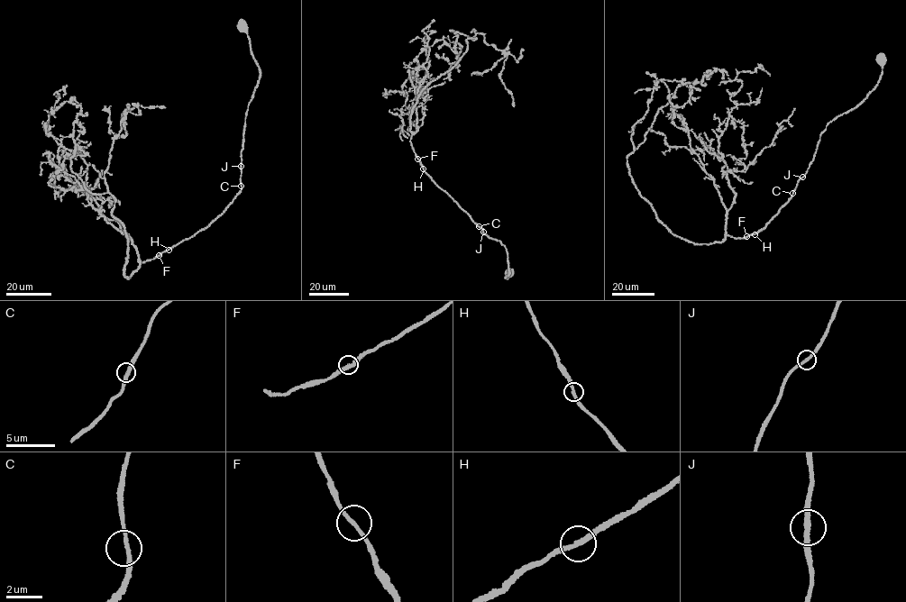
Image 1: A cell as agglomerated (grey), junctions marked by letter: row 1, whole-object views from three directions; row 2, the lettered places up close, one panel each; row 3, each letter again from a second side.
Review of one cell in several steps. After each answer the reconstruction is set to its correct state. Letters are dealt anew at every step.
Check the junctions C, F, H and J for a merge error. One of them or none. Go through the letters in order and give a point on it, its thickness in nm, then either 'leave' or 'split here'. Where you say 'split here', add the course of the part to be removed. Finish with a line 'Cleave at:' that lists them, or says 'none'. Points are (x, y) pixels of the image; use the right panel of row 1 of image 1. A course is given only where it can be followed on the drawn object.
C: (792, 193) | 200 nm | leave
F: (746, 236) | 220 nm | leave
H: (754, 234) | 220 nm | leave
J: (802, 177) | 240 nm | leave
Cleave at: none

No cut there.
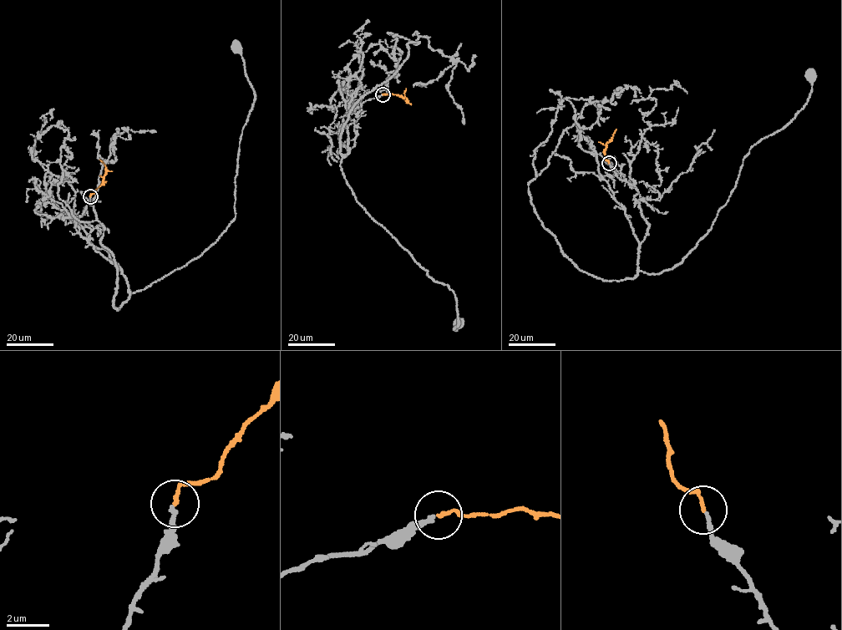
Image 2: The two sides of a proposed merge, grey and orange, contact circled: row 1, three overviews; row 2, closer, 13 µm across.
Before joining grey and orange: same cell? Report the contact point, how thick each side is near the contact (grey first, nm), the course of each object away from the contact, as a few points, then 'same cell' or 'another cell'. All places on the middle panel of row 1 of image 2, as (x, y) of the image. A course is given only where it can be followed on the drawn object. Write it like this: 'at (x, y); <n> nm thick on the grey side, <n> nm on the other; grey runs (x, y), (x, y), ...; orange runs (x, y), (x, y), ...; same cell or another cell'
at (382, 94); 180 nm thick on the grey side, 150 nm on the other; grey runs (382, 94), (343, 117), (339, 136), (349, 149), (340, 166), (366, 212), (454, 293), (454, 329), (458, 323); orange runs (382, 94), (397, 94), (406, 98), (408, 102), (404, 101); same cell

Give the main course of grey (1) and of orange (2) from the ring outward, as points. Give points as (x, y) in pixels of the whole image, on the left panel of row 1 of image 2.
1: (89, 196), (79, 224), (118, 264), (132, 292), (216, 240), (235, 216), (240, 139), (255, 97), (235, 47)
2: (90, 196), (103, 182), (106, 173), (105, 166), (100, 160)

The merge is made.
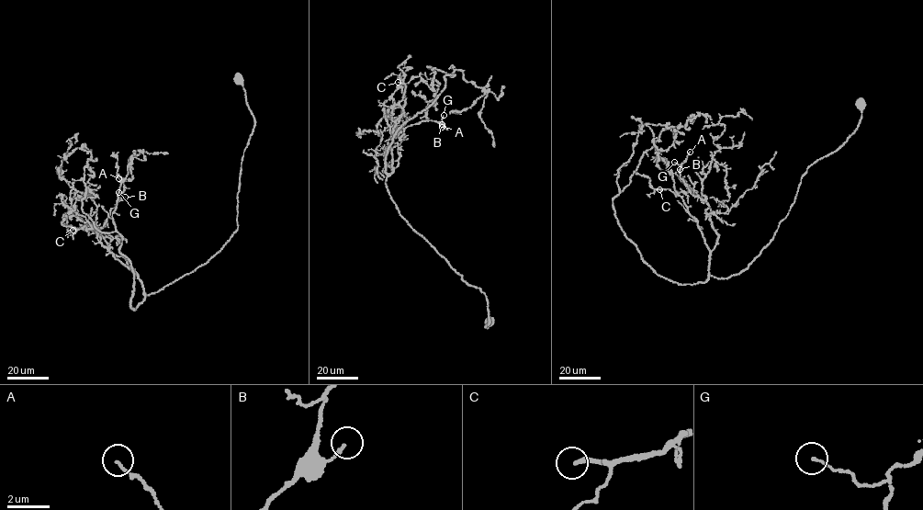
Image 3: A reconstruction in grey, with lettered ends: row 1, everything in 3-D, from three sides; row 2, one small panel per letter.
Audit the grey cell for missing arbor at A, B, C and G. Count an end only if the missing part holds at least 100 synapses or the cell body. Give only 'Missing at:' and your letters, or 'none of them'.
Missing at: C

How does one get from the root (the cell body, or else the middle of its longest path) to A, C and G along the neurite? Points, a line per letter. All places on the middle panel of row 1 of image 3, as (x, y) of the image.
A: (489, 322), (484, 292), (400, 215), (386, 183), (390, 138), (422, 120), (442, 127)
C: (489, 322), (485, 327), (484, 292), (415, 231), (387, 188), (393, 130), (403, 113), (405, 84), (398, 82)
G: (489, 322), (484, 292), (400, 215), (386, 183), (388, 141), (444, 115)

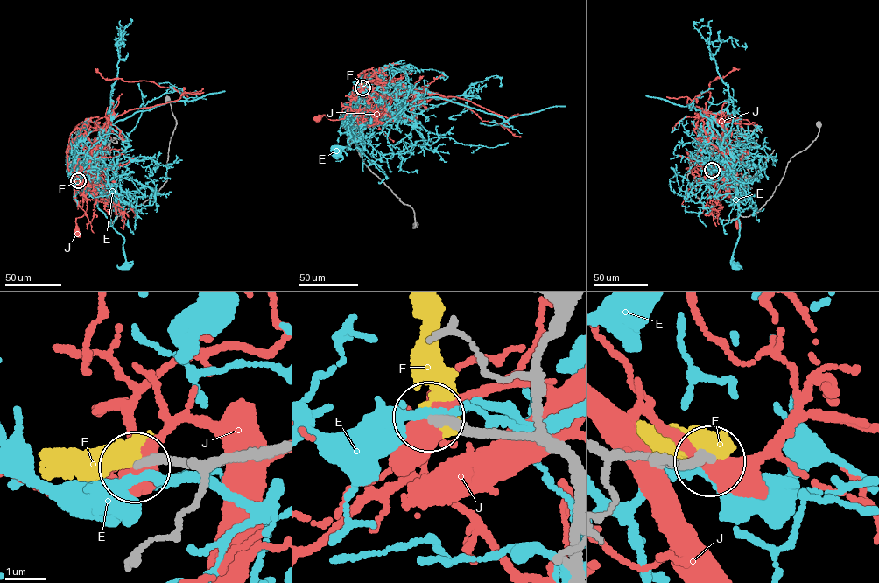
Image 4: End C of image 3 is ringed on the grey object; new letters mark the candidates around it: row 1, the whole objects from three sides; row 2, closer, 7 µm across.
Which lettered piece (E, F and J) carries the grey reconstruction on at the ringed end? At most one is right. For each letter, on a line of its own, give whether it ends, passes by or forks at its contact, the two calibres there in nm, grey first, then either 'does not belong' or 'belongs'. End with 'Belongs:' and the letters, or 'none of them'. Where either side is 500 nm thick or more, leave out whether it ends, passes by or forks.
E: it passes by; 260 nm thick on the grey side, 200 nm on the other; does not belong
F: 240 nm thick on the grey side, 700 nm on the other; does not belong
J: it passes by; 240 nm thick on the grey side, 400 nm on the other; does not belong
Belongs: none of them

